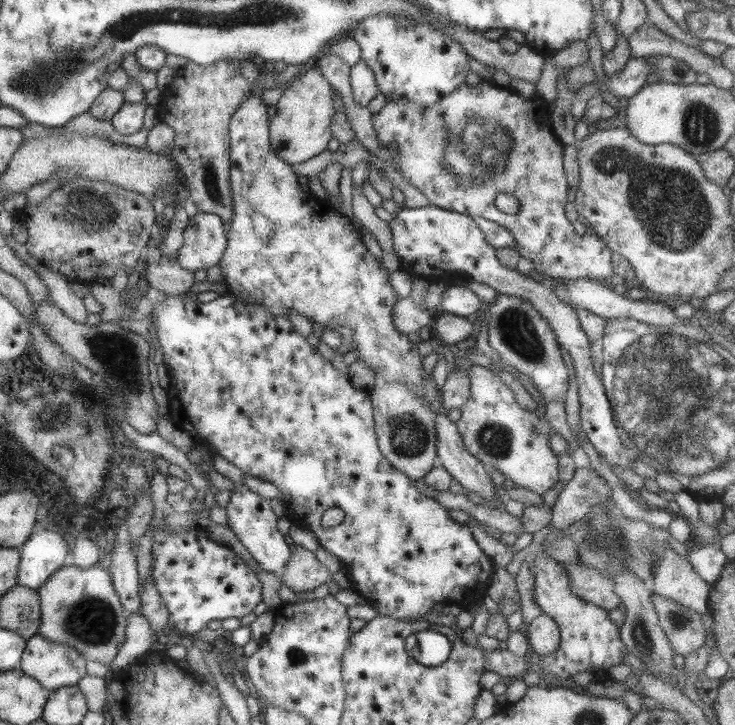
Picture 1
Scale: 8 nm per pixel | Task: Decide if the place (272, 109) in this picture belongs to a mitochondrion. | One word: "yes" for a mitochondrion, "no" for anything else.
no

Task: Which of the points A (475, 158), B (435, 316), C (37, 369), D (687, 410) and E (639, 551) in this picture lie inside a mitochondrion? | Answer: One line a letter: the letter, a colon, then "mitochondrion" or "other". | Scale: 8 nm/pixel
A: mitochondrion
B: other
C: other
D: mitochondrion
E: mitochondrion

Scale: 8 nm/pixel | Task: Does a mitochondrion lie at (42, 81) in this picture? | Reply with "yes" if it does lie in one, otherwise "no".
yes

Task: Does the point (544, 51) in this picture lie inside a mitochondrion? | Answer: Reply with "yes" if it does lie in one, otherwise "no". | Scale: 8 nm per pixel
no

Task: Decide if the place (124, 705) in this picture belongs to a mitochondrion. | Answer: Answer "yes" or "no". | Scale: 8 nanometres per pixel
no

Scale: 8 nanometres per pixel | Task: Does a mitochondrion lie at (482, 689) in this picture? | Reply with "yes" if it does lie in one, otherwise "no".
no

